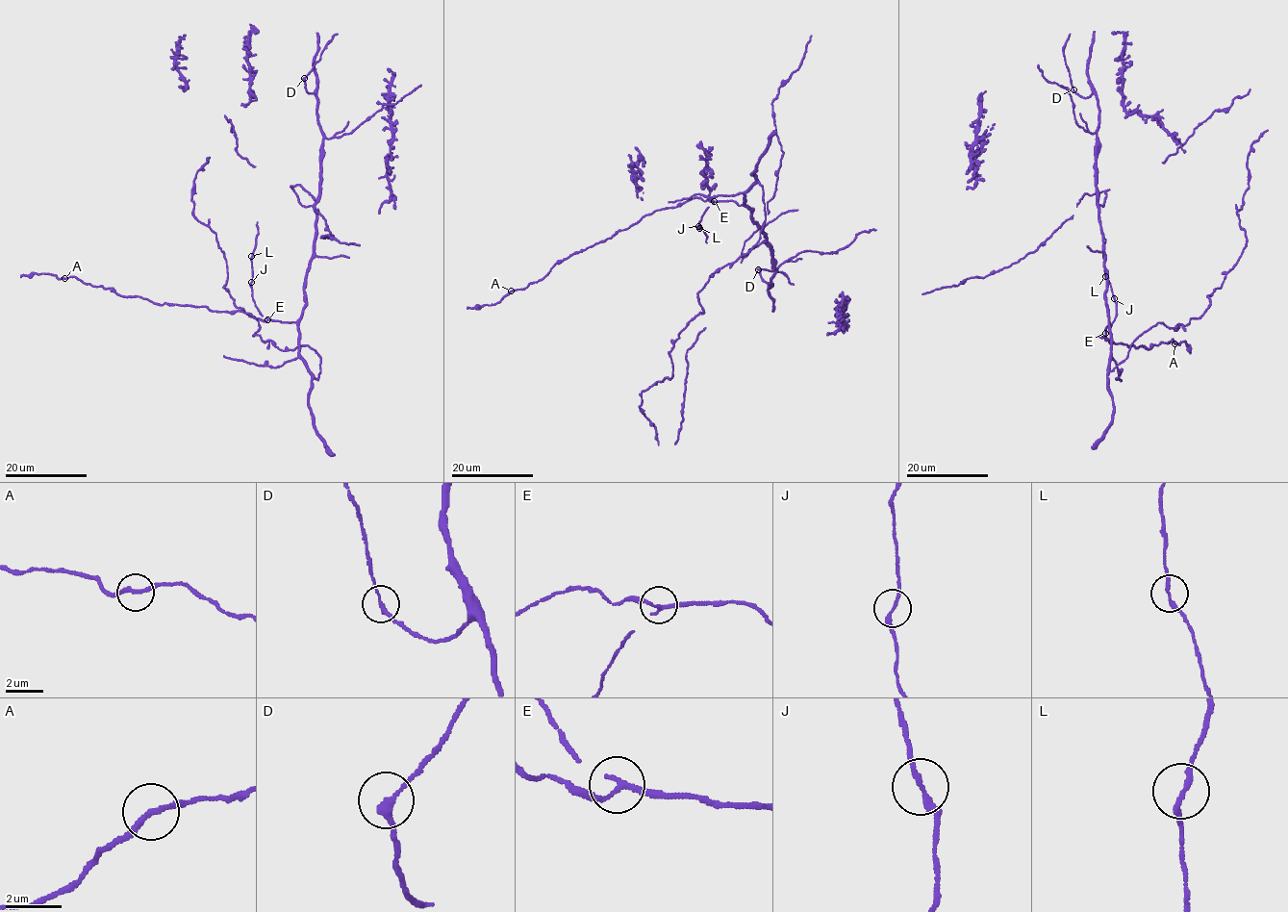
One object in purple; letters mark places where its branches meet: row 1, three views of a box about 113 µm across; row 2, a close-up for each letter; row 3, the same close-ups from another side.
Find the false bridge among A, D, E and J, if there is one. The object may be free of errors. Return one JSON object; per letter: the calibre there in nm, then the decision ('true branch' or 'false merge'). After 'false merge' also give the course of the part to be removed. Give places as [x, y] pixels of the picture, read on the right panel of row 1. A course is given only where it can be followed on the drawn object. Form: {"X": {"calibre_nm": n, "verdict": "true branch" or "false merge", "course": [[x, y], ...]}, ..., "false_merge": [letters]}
{"A": {"calibre_nm": 200, "verdict": "true branch"}, "D": {"calibre_nm": 200, "verdict": "true branch"}, "E": {"calibre_nm": 190, "verdict": "true branch"}, "J": {"calibre_nm": 200, "verdict": "true branch"}, "false_merge": []}

